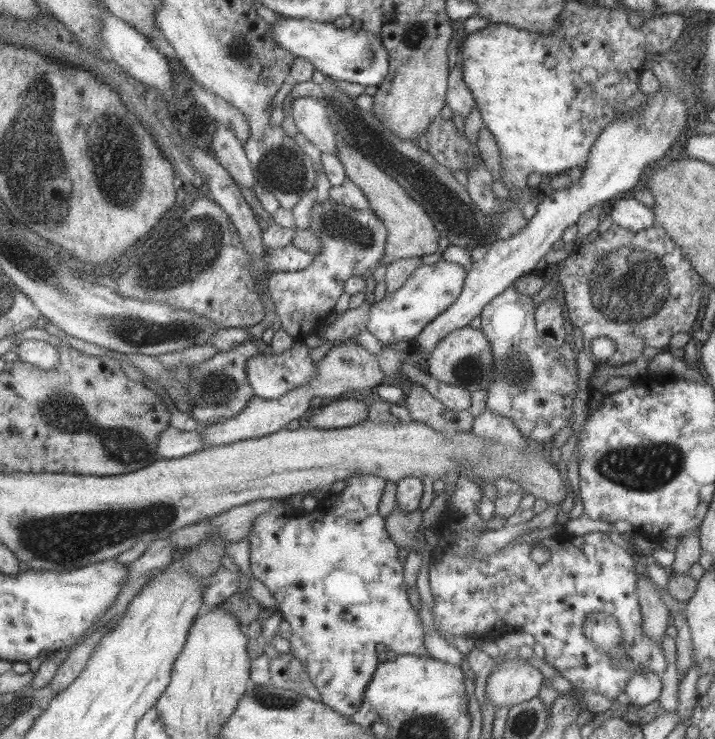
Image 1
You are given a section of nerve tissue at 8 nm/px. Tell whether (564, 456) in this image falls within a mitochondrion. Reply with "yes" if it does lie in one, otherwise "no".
no

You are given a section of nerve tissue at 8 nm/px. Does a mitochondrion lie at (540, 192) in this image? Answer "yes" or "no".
no

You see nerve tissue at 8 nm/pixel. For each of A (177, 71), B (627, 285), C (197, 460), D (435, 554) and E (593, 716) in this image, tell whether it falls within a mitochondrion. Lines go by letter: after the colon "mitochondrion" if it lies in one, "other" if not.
A: other
B: mitochondrion
C: other
D: other
E: other

